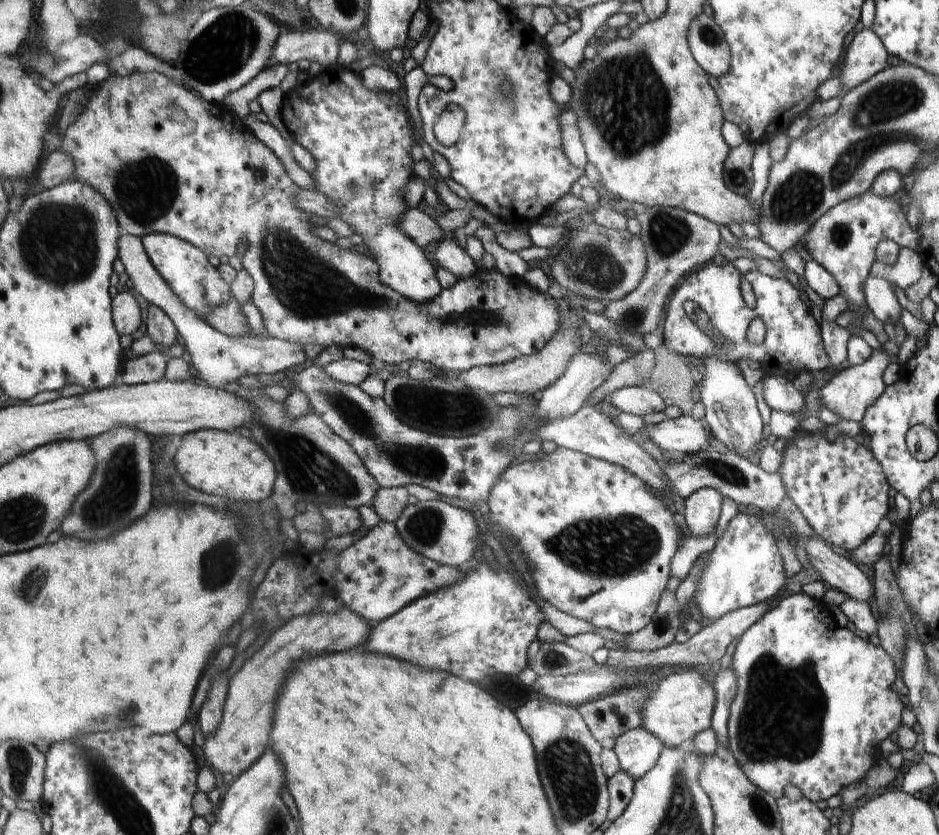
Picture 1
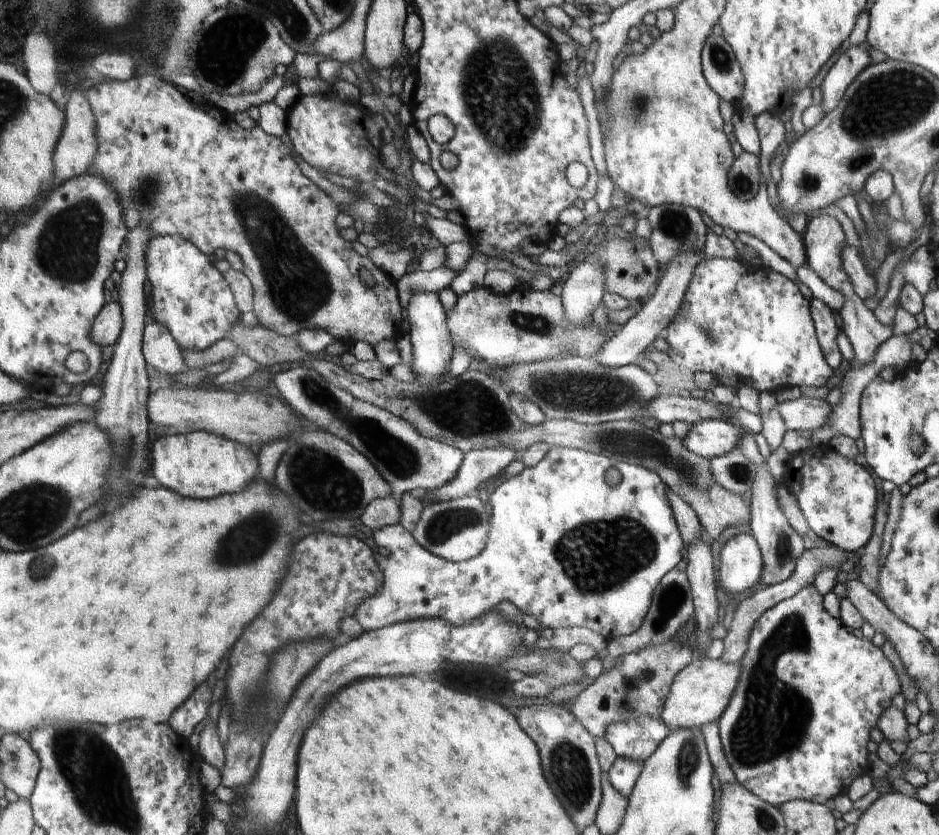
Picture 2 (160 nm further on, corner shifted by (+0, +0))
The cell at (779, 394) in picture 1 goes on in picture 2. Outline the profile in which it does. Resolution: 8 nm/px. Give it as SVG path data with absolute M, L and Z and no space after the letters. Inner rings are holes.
M801 396L795 401L786 401L776 404L776 408L785 422L788 431L805 434L809 437L815 437L817 430L823 427L829 418L830 405L824 399L816 399L807 396Z

